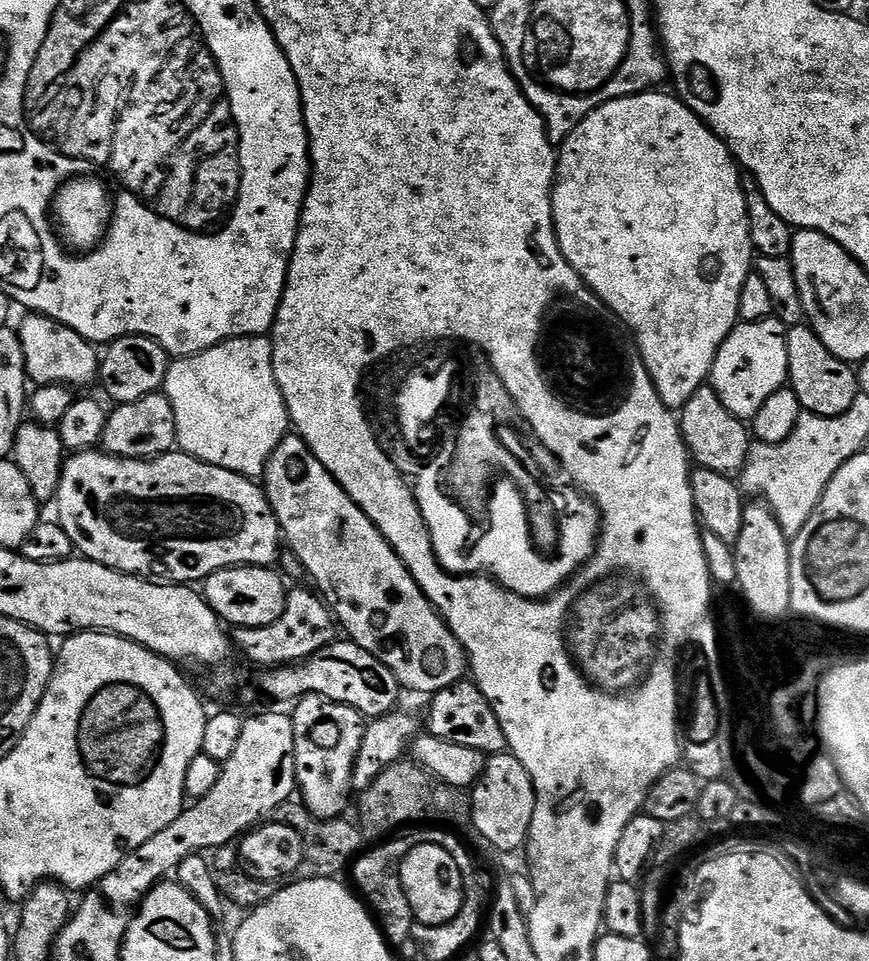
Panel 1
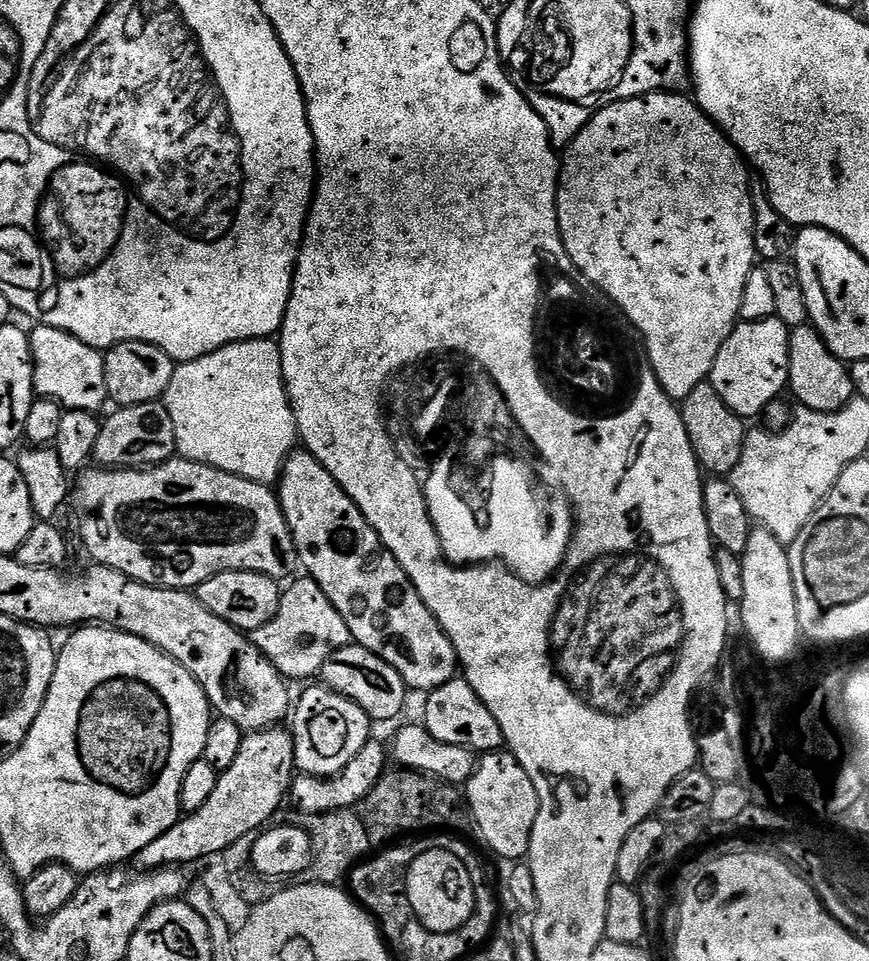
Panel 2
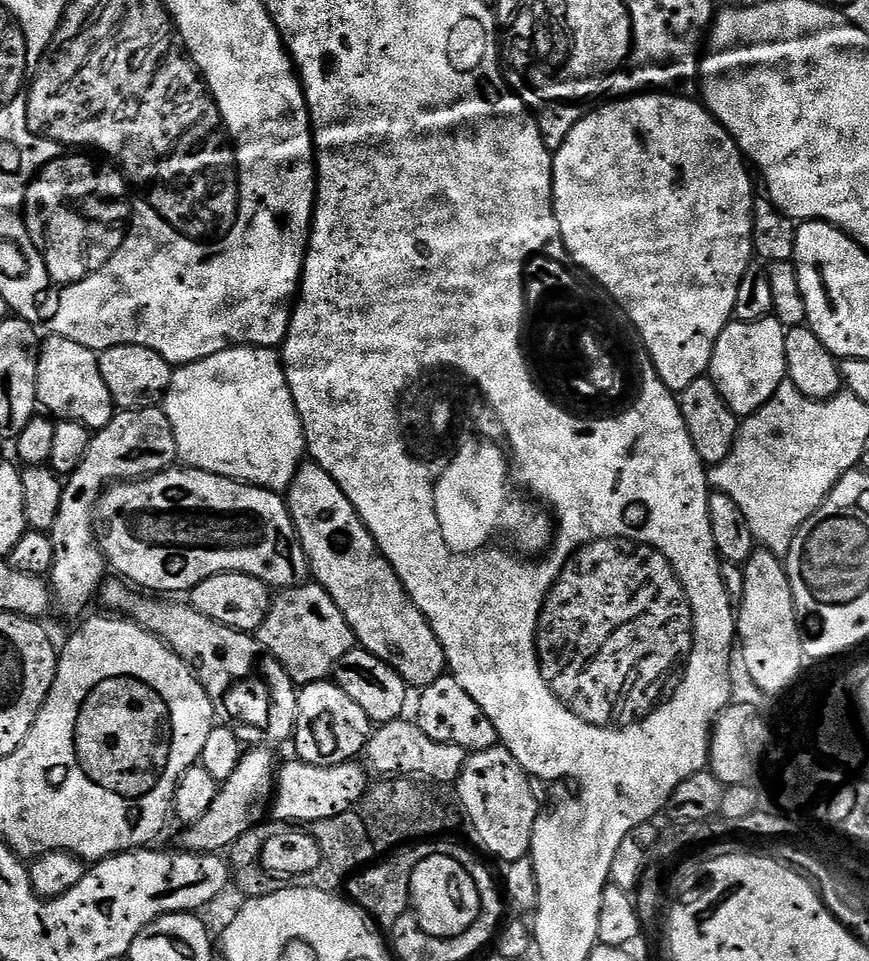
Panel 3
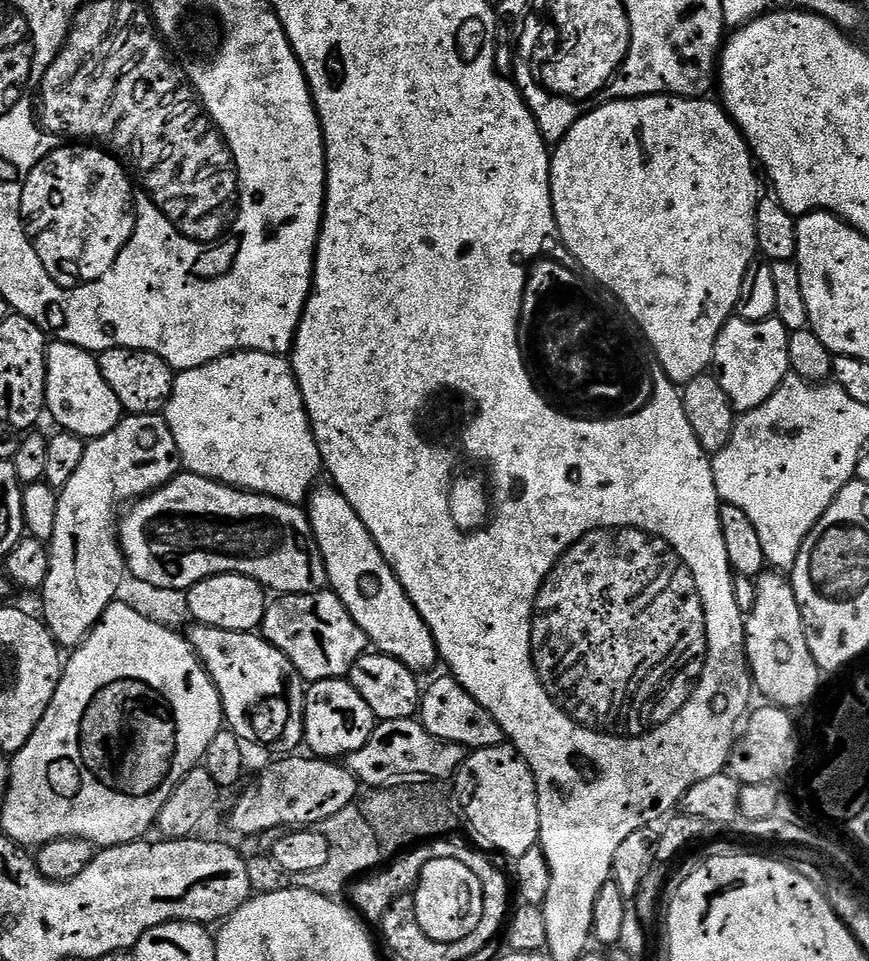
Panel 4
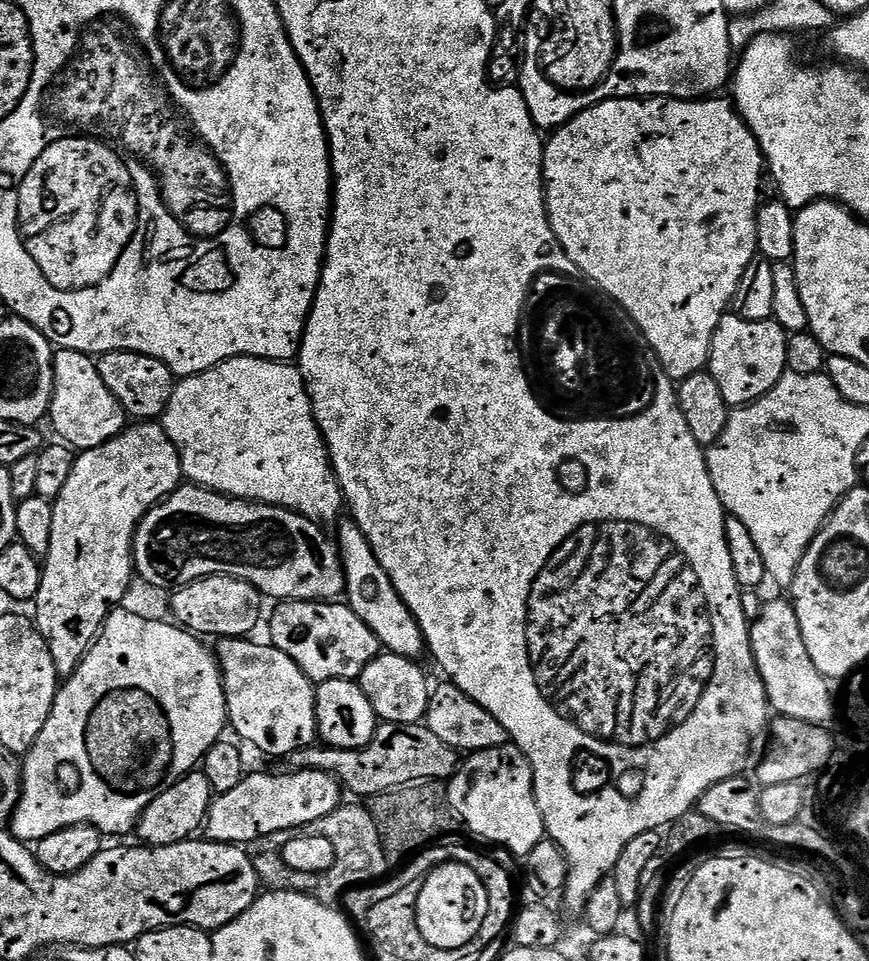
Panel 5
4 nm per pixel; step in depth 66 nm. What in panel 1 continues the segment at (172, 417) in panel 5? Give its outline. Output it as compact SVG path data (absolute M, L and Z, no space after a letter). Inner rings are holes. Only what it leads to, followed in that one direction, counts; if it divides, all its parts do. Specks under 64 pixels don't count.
M267 335L238 336L235 340L224 340L205 352L173 359L168 365L162 391L174 410L179 451L207 464L222 466L239 476L263 477L268 459L289 435L288 407L274 378L272 342Z

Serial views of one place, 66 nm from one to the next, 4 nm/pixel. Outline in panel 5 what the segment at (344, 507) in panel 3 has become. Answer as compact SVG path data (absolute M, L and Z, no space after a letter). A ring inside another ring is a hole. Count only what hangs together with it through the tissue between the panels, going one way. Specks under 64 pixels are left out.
M347 522L340 528L340 560L344 564L344 582L346 585L346 603L348 607L374 630L381 645L393 656L407 656L420 658L425 655L426 645L424 635L418 622L412 617L412 612L402 602L398 590L390 582L386 570L378 562L370 542L362 534L362 530L355 522Z

